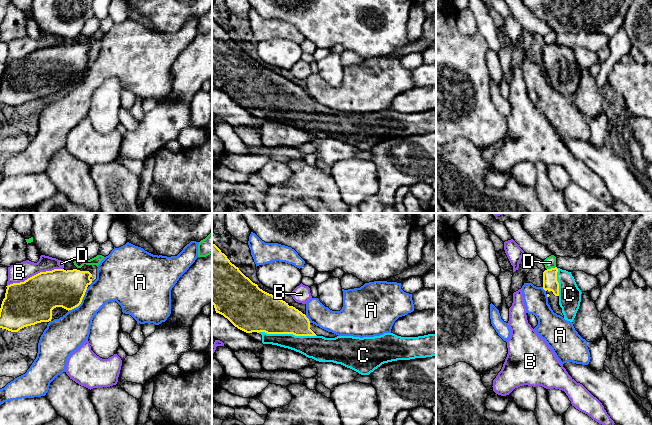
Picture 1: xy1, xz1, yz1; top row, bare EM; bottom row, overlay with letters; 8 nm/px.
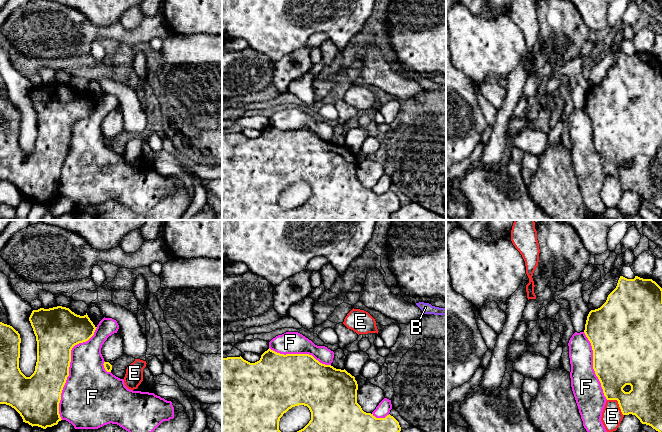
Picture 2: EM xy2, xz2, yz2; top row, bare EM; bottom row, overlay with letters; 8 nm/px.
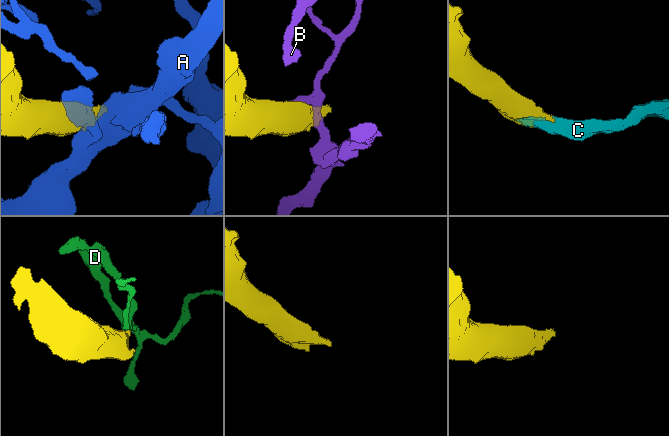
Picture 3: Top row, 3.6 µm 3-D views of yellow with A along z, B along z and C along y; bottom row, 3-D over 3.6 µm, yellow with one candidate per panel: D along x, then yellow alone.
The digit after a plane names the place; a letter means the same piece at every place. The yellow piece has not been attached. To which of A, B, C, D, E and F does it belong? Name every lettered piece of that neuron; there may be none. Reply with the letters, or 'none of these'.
C

